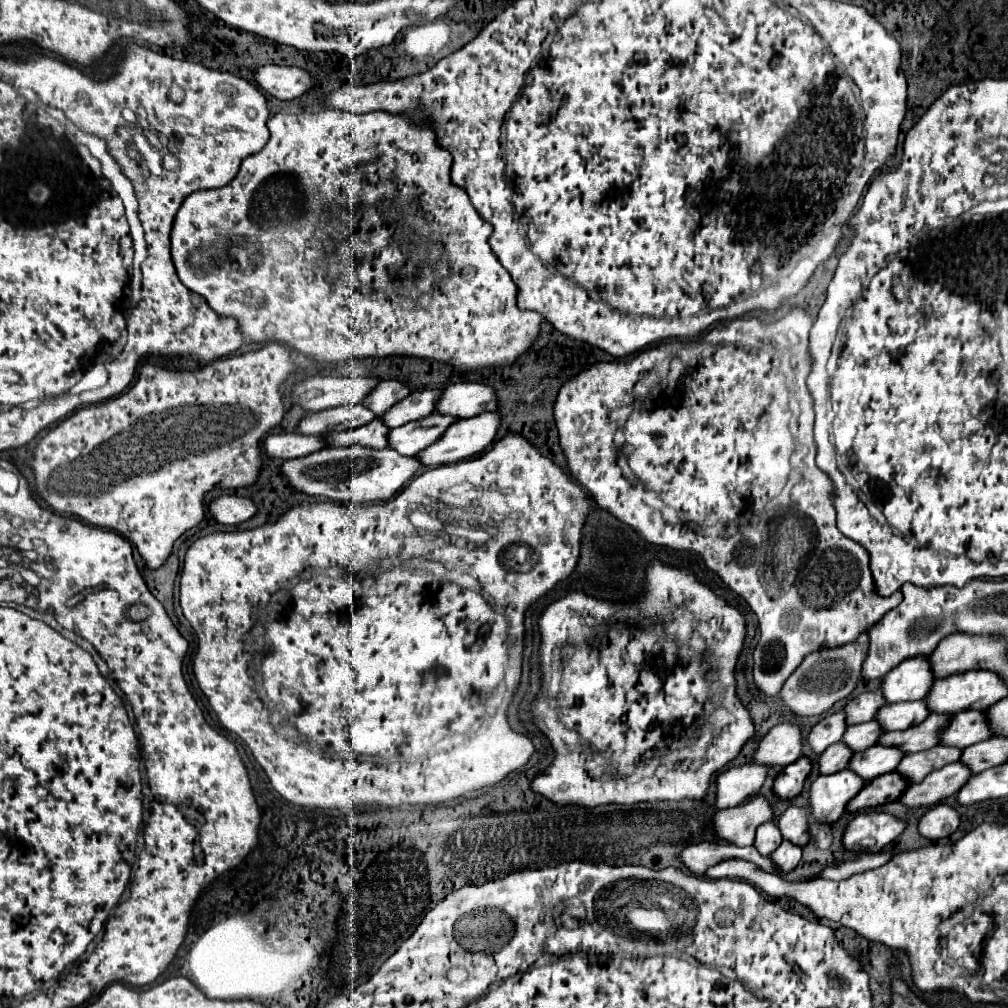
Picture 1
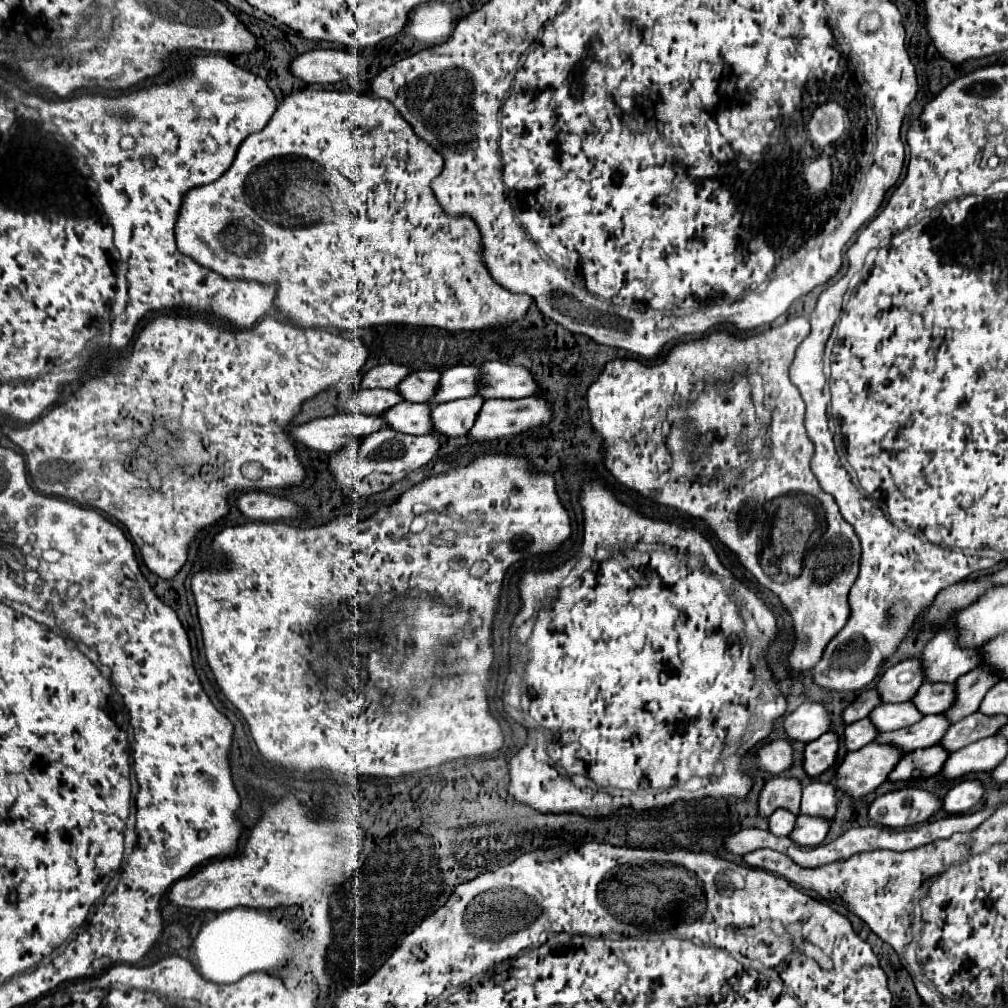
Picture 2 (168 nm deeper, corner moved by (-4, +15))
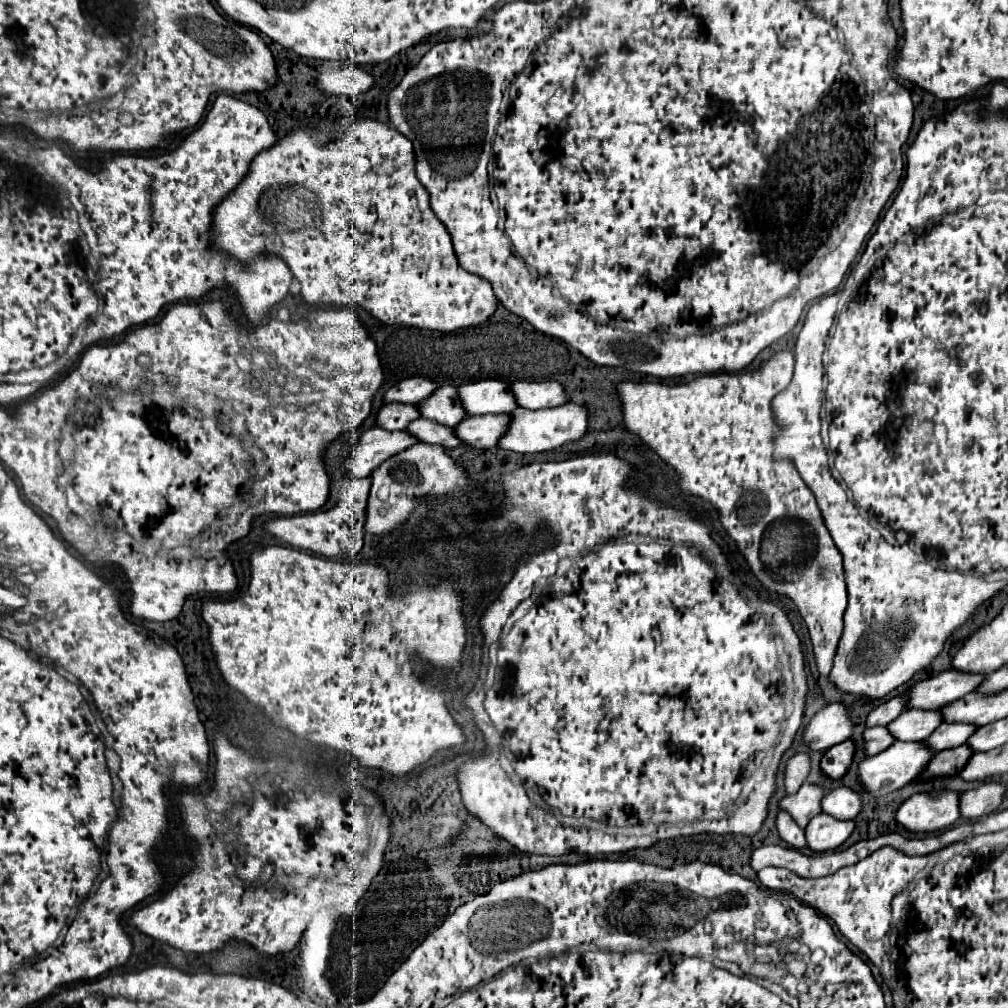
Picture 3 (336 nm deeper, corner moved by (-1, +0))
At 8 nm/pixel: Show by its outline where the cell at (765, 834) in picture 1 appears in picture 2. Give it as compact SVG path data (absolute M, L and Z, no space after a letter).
M776 809L768 819L770 831L774 835L780 835L780 837L788 837L794 829L794 823L796 823L796 815L788 813L786 809Z

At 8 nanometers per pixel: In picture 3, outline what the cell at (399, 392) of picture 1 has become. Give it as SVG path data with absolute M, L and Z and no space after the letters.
M455 386L437 388L437 392L427 396L425 400L421 400L417 404L417 408L423 418L445 424L445 426L455 426L457 422L461 422L467 416L465 410L461 408L461 404L457 404Z

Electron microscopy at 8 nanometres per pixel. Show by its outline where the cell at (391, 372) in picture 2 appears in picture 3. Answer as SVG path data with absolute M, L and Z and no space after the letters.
M415 376L415 378L407 378L407 380L401 380L399 384L391 386L391 388L383 394L383 400L385 400L385 402L417 404L417 402L421 402L423 398L427 398L435 388L437 388L435 382Z

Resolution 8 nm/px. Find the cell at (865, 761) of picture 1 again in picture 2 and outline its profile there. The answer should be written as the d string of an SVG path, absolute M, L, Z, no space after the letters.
M924 715L912 727L904 727L904 729L890 731L890 733L880 733L876 741L892 743L898 749L902 749L904 753L908 753L908 751L916 751L916 749L936 745L940 741L940 737L944 737L948 727L950 727L948 717L944 717L944 715Z

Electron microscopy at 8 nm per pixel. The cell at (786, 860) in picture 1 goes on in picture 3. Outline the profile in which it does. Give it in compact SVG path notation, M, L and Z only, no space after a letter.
M817 814L813 820L809 820L805 828L805 838L807 846L813 852L825 852L825 850L835 850L841 846L853 832L855 822L853 820L835 820L827 814Z

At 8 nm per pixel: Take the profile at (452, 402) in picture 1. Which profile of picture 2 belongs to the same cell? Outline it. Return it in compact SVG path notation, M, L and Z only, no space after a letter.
M490 361L482 365L482 389L480 395L502 397L502 399L520 399L530 397L540 389L532 373L520 365L506 365L500 361Z

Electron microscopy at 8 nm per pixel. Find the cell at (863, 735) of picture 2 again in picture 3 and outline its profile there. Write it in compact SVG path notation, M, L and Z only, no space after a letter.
M875 726L875 728L867 728L863 732L863 750L865 756L873 756L883 752L885 748L889 748L895 740L889 736L889 730L885 726Z

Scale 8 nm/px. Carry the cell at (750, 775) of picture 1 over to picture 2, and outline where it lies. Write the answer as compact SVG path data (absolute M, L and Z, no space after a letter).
M776 739L760 749L758 759L760 759L764 771L768 771L772 775L784 773L794 765L792 743L788 739Z

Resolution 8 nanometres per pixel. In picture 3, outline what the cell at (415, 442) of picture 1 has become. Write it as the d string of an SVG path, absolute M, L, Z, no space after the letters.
M507 414L467 416L453 430L455 430L455 436L463 444L485 450L485 448L493 448L497 444L497 440L503 436L503 432L507 428L507 422L509 422Z

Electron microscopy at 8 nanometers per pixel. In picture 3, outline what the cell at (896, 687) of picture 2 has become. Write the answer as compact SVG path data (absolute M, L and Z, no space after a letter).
M945 670L939 674L931 674L923 680L917 680L907 692L907 710L909 708L941 708L941 704L949 704L969 692L977 684L981 684L985 676L969 676L957 670Z

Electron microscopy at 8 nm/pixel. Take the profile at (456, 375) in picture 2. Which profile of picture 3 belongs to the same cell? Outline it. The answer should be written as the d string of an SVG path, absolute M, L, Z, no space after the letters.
M477 380L457 386L459 402L467 414L503 414L517 408L509 384L503 380Z

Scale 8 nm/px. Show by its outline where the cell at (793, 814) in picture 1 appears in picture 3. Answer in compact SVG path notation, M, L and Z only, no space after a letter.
M839 786L821 798L821 810L837 820L853 820L861 810L861 800L851 788Z

